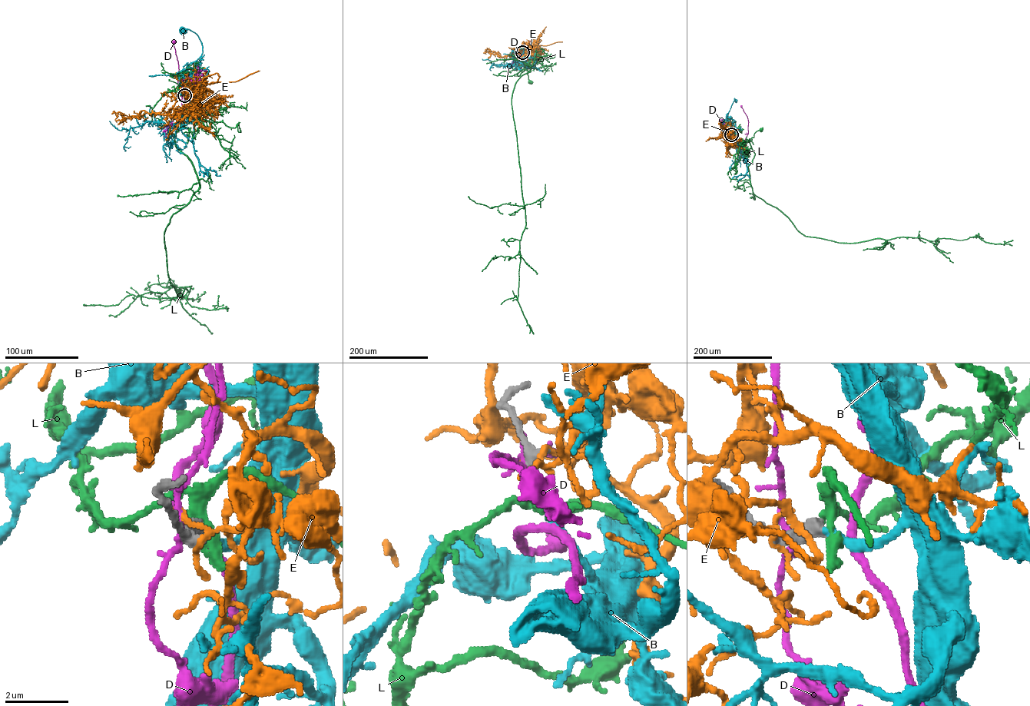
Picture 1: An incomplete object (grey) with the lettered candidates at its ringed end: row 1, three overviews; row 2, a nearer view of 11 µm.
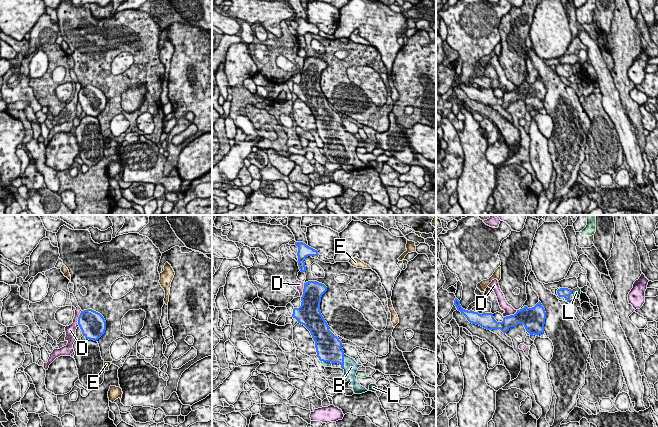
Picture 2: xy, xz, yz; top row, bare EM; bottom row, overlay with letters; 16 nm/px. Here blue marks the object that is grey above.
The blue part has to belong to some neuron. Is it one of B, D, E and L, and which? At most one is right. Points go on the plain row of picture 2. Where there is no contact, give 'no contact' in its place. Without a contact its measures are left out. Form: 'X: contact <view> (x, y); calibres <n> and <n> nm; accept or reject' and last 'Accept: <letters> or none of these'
B: contact xz (343, 138); calibres 340 and 220 nm; accept
D: contact xy (78, 94); calibres 420 and 170 nm; reject
E: no contact; reject
L: contact yz (571, 68); calibres 160 and 140 nm; reject
Accept: B

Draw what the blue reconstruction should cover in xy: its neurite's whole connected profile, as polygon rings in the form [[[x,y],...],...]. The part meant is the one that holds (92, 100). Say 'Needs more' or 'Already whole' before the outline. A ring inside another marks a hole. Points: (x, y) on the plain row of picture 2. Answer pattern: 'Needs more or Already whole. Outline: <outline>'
Already whole. Outline: [[[92,85],[81,87],[78,93],[78,101],[83,112],[94,117],[97,117],[106,106],[104,93]]]

